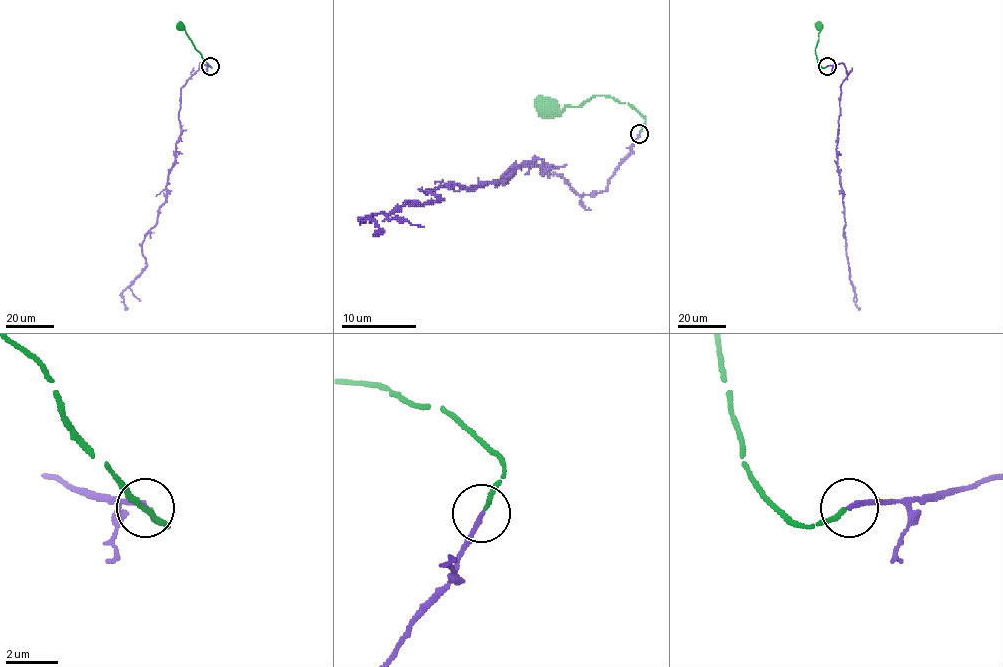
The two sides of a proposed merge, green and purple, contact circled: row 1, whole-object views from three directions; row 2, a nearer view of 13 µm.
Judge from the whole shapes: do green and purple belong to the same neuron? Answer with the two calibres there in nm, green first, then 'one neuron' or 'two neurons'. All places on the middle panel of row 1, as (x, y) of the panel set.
170 nm thick on the green side, 190 nm on the other; one neuron

